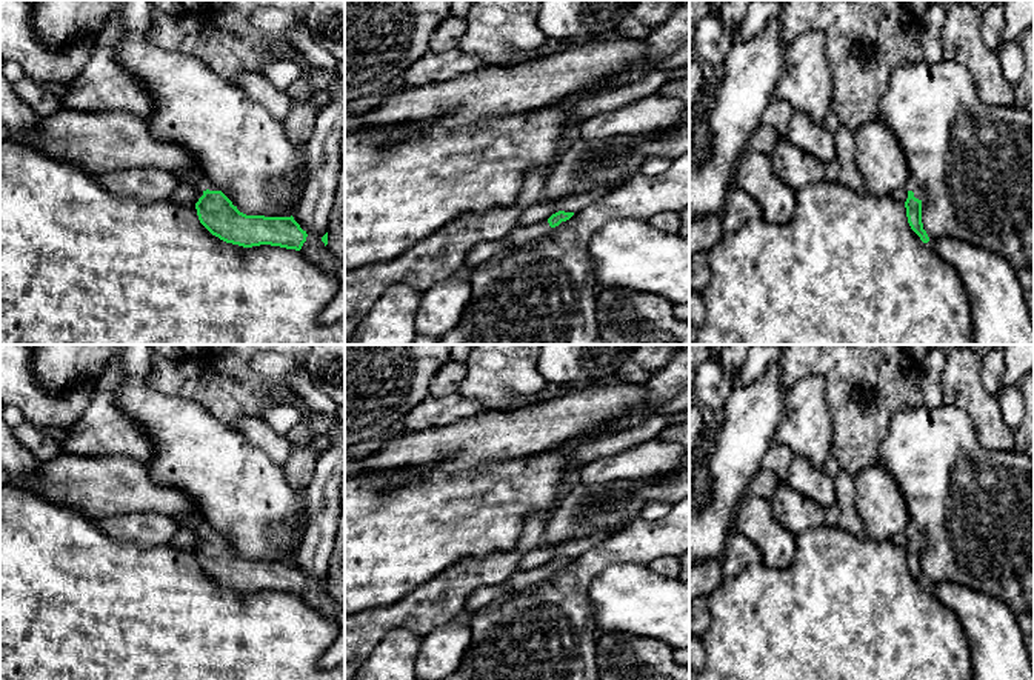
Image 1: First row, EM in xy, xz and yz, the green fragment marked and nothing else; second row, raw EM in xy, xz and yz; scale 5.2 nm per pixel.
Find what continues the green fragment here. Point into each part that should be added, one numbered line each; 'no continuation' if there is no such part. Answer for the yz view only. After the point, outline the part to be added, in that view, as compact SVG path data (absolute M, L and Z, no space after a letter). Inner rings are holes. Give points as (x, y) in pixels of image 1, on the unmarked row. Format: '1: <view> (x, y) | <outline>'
1: yz (911, 530) | M914 522L908 523L905 534L912 535L916 543L923 545L923 535Z

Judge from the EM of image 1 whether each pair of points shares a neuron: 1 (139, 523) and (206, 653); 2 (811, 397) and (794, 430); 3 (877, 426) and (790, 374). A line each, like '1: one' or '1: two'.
1: two
2: one
3: one

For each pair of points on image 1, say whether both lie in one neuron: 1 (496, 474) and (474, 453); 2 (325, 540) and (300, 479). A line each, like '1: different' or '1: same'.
1: different
2: different

